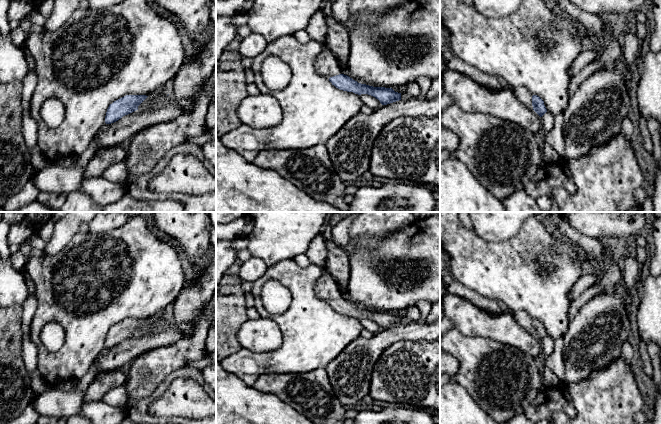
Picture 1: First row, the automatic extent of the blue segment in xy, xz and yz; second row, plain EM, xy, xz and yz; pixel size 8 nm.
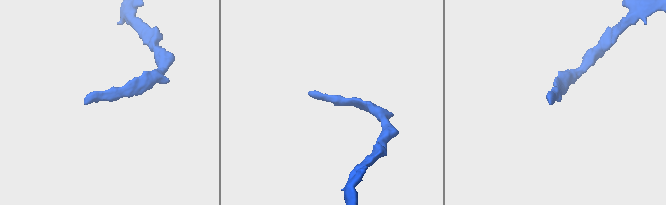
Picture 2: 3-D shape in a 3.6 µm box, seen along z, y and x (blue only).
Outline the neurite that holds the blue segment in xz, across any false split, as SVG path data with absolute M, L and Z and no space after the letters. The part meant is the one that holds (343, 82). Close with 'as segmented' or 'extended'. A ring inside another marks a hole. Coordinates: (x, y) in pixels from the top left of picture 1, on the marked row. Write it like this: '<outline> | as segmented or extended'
M324 45L323 52L316 58L315 68L320 75L327 77L332 85L340 90L353 92L358 95L371 95L378 99L382 105L401 100L401 93L395 92L392 88L361 84L344 75L336 57L326 45Z | extended

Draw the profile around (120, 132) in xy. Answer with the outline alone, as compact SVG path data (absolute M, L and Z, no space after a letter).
M170 93L160 104L145 110L136 110L109 124L108 128L96 135L97 150L125 145L137 132L154 124L173 120L186 111Z

